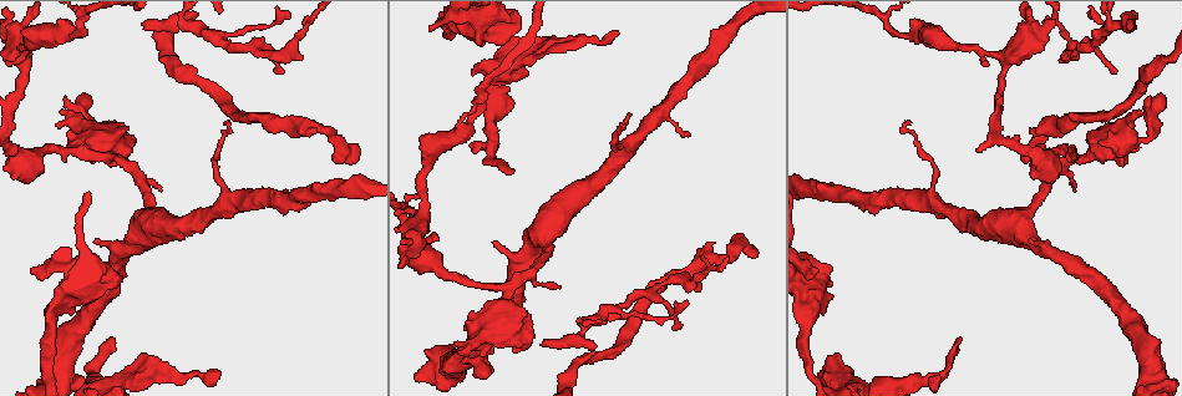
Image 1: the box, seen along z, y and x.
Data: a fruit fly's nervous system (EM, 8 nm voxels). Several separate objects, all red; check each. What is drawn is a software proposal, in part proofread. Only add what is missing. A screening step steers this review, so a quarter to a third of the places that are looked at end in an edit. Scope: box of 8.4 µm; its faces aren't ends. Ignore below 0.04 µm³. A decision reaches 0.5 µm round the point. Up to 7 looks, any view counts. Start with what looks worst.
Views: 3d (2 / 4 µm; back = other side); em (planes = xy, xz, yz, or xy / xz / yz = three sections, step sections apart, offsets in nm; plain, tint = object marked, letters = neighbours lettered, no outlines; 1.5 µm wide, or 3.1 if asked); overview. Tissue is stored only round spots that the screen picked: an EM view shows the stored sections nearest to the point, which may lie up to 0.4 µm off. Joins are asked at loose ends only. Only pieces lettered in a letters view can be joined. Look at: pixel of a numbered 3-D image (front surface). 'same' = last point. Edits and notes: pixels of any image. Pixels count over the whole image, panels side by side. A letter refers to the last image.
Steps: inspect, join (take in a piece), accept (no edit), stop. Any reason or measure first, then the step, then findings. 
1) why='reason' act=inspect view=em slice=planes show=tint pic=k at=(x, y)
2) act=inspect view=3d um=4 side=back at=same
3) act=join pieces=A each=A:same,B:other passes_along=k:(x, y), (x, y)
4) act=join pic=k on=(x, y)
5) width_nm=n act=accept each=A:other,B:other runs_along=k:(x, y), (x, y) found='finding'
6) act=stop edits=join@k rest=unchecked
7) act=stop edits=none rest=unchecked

why='tapers out' act=inspect view=3d um=2 pic=1 at=(512, 169)

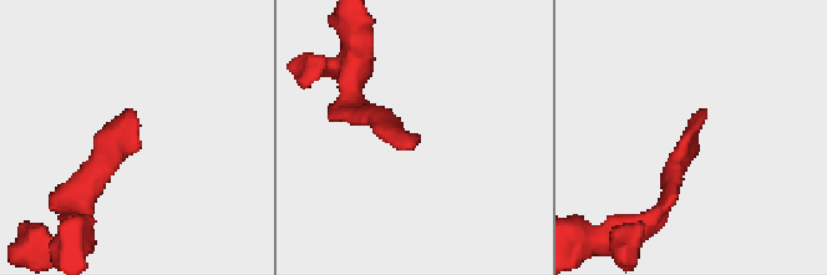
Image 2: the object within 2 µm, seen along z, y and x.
why='need the tissue' act=inspect view=em slice=xz step=4 show=tint pic=2 at=(134, 119)

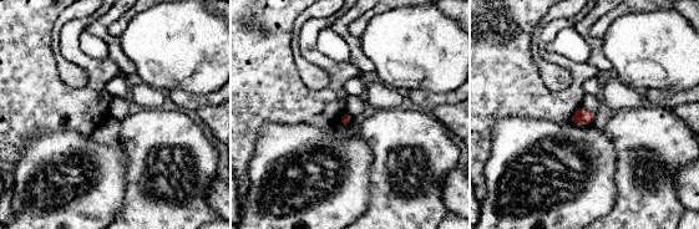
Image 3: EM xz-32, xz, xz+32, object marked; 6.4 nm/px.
act=inspect view=em slice=xy step=4 show=letters at=same

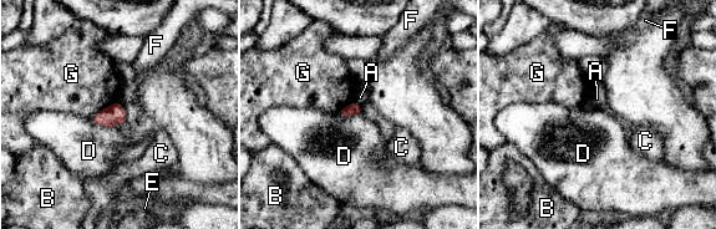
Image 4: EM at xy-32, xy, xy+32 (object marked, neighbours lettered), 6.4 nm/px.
act=accept each=A:other,B:other,C:other,D:other,E:other,F:other,G:other border=4:(117, 101), (123, 107) found='none of them fits'

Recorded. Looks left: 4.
why='an open end' act=inspect view=em slice=planes show=letters pic=1 at=(141, 23)

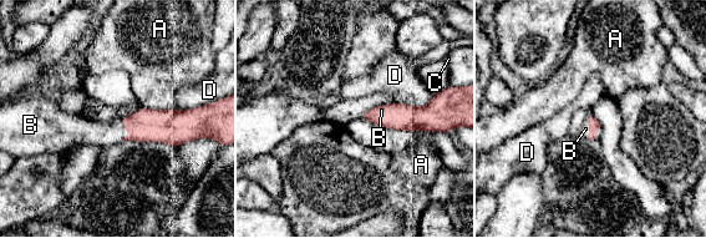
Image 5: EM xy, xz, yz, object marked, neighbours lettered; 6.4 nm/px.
act=join pieces=B each=A:other,B:same,C:other,D:other passes_along=5:(146, 125), (126, 128), (87, 132) found='it goes on there'

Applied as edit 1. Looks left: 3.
act=inspect view=overview

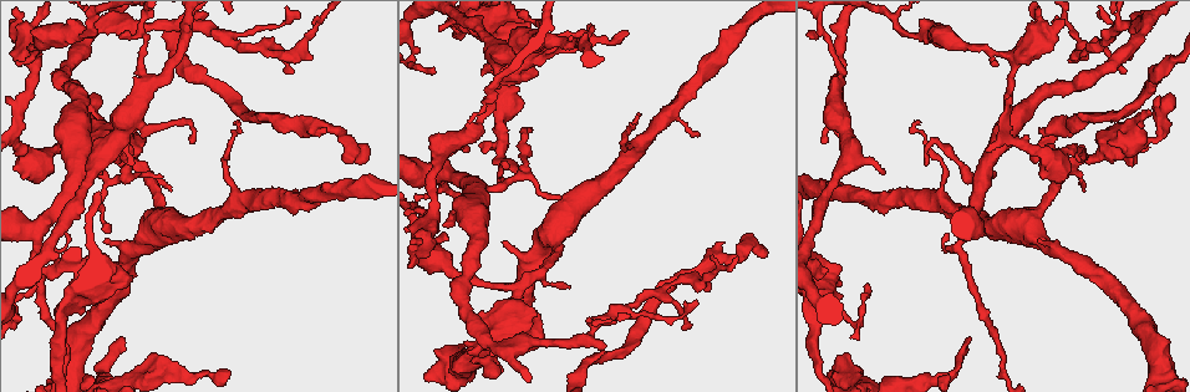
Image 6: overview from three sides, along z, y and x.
why='free end' act=inspect view=em slice=planes show=tint pic=6 at=(102, 173)

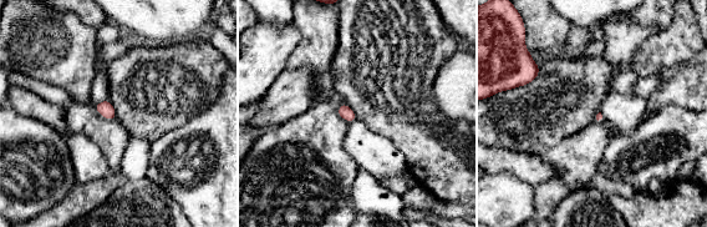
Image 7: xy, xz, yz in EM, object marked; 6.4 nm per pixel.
act=inspect view=em slice=planes show=letters at=same

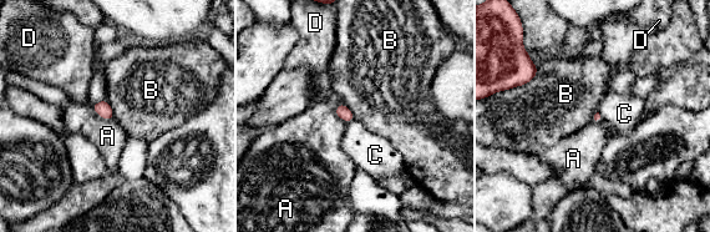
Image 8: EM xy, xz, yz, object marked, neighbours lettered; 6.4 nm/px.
act=accept each=A:other,B:other,C:other,D:other border=8:(537, 65), (532, 79), (512, 89) found='none of them fits'

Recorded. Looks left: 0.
act=stop edits=join@5 rest=unchecked

